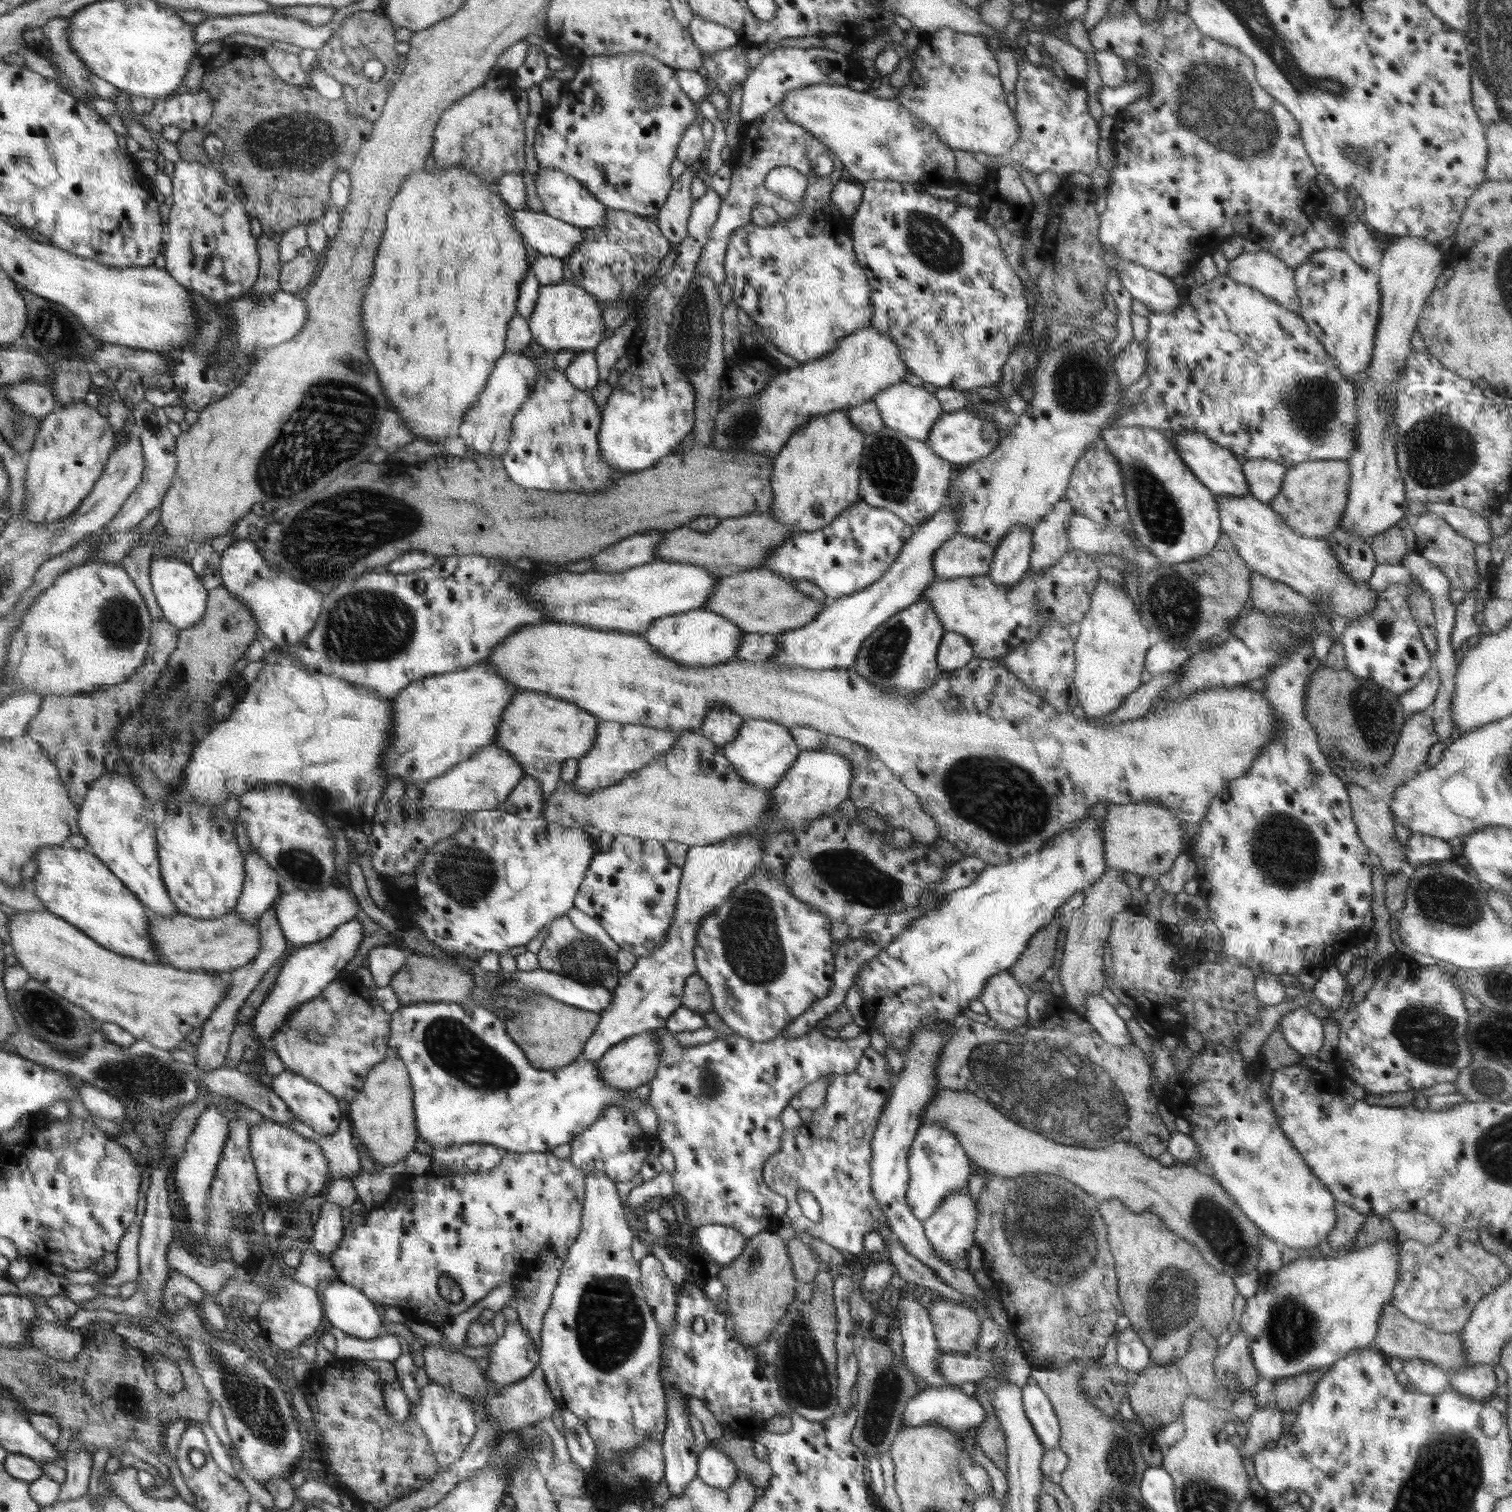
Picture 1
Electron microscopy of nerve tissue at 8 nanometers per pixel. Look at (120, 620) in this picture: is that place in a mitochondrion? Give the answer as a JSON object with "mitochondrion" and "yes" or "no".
{"mitochondrion":"yes"}

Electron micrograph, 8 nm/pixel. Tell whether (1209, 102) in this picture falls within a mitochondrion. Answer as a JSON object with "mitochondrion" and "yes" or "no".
{"mitochondrion":"yes"}

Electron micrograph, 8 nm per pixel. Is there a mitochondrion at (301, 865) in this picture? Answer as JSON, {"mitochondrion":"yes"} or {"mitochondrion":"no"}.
{"mitochondrion":"yes"}

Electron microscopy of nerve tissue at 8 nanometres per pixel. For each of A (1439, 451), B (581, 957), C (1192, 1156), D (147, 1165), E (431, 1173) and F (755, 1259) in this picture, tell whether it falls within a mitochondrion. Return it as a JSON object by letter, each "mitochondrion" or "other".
{"A":"mitochondrion","B":"mitochondrion","C":"other","D":"other","E":"other","F":"mitochondrion"}

